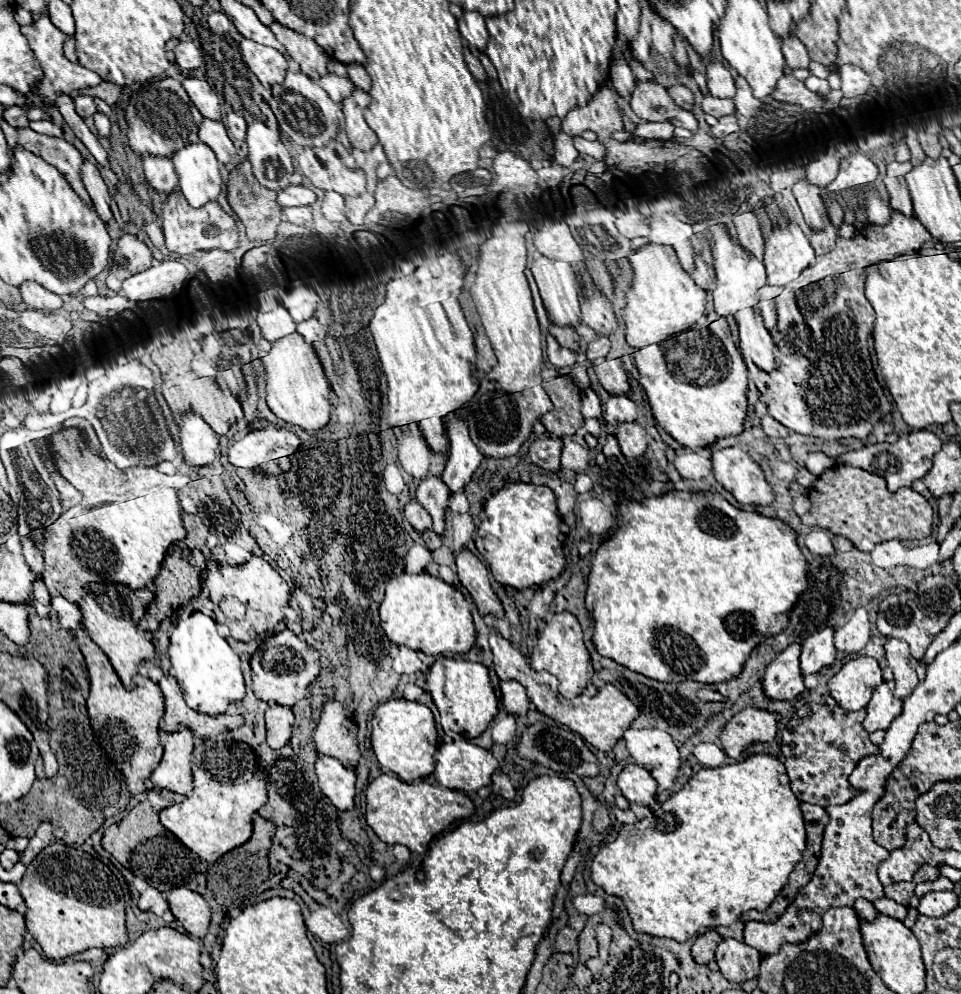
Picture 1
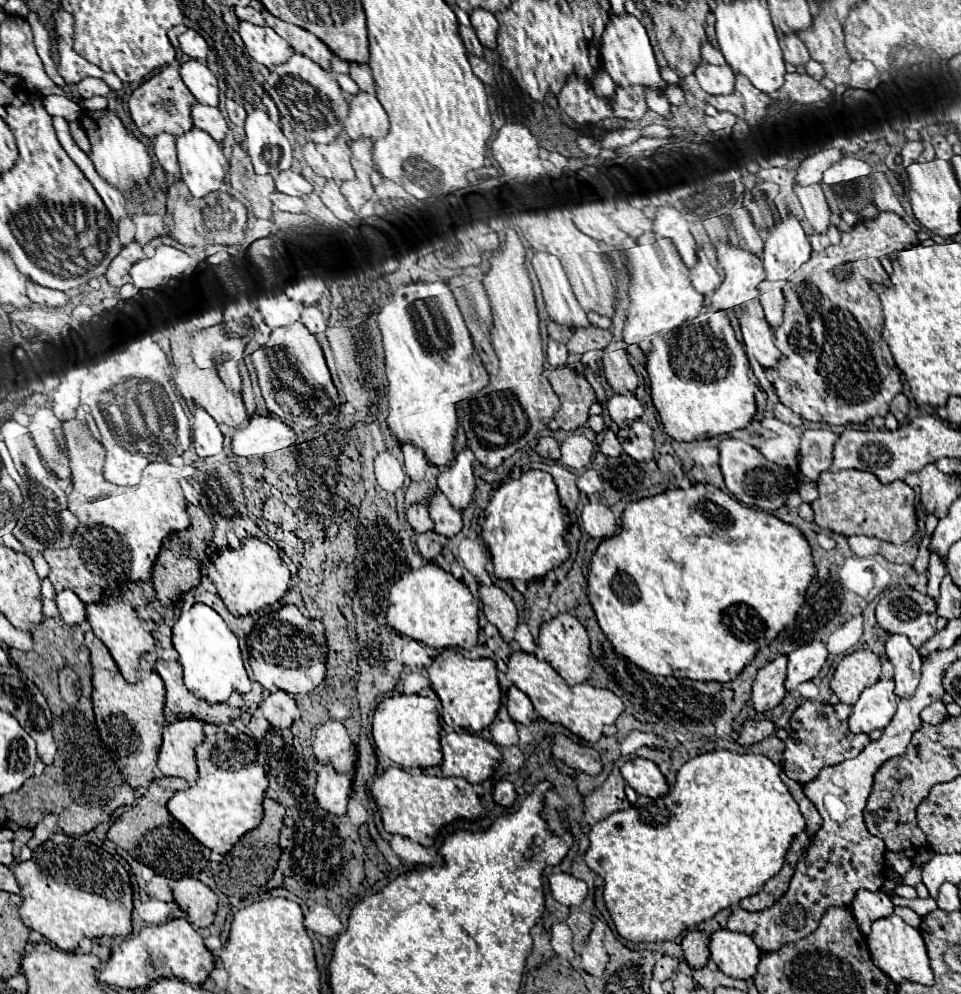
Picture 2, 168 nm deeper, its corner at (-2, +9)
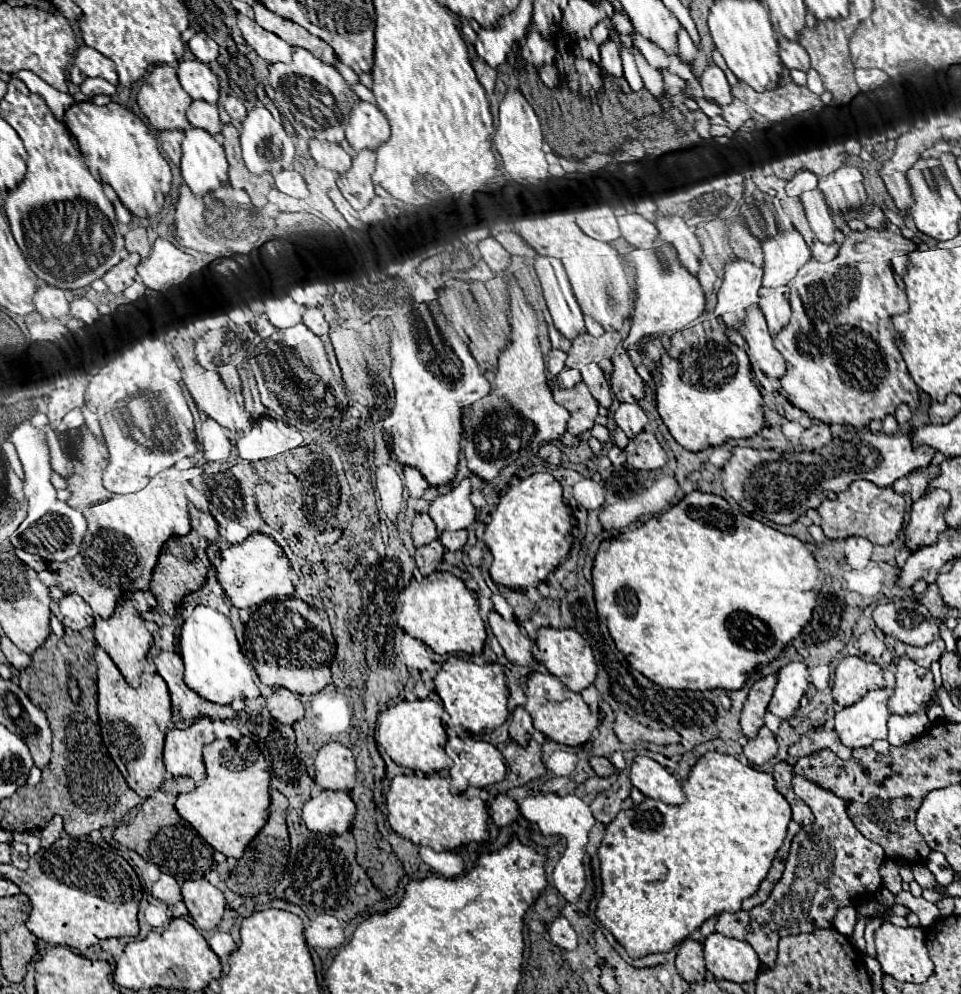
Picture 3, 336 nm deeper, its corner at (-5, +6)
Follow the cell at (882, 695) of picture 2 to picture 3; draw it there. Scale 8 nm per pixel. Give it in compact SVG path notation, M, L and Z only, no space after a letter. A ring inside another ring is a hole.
M889 688L871 690L859 702L835 714L835 730L845 746L861 748L887 738L889 694Z

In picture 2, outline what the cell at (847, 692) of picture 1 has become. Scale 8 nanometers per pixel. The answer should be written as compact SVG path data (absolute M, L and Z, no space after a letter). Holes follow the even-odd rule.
M868 649L848 653L836 667L830 689L840 703L854 705L858 695L880 679L880 657Z

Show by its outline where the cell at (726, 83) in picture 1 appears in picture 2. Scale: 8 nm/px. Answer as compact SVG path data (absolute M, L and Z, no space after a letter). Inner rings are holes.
M698 65L694 75L708 95L730 95L734 91L734 73L728 65Z

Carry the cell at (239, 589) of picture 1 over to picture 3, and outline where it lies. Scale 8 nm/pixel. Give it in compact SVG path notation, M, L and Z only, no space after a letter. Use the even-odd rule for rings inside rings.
M261 532L251 534L241 544L229 544L221 548L212 564L219 584L237 608L261 606L273 598L287 598L295 590L289 576L289 560L283 548L271 536Z

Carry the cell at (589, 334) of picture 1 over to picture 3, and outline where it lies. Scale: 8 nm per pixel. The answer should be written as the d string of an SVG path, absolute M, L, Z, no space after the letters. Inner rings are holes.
M587 332L579 334L567 352L569 358L565 364L567 368L577 368L591 362L599 362L601 358L611 358L619 342L621 342L619 332L605 332L599 338L593 338Z

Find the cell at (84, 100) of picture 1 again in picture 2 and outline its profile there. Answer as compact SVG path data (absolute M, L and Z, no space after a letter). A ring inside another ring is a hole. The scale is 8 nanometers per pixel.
M94 77L82 79L74 89L78 91L78 95L80 95L82 99L88 99L88 97L94 97L94 95L106 97L106 95L110 93L110 87L108 87L102 79L94 79Z

